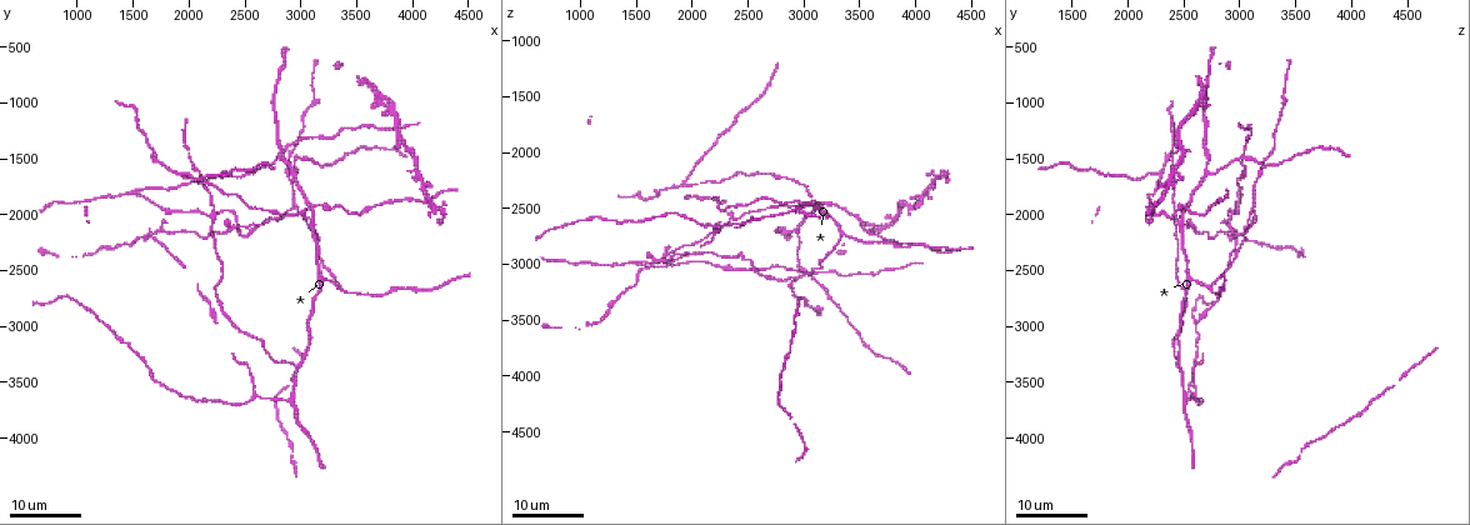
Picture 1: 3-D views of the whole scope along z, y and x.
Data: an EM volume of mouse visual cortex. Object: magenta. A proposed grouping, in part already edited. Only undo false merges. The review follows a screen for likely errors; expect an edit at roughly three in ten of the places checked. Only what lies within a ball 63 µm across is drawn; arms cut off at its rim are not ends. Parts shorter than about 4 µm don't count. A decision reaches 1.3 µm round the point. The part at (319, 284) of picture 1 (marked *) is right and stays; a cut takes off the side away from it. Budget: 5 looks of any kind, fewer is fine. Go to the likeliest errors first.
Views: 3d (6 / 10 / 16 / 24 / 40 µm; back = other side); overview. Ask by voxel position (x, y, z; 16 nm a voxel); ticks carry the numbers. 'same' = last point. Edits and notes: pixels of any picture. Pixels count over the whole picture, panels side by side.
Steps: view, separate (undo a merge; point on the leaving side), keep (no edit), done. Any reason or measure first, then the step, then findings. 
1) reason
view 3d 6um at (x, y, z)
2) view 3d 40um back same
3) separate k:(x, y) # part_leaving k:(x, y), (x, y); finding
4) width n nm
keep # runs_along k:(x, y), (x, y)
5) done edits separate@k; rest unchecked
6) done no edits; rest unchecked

three-way junction
view 3d 16um at (2920, 3660, 2520)

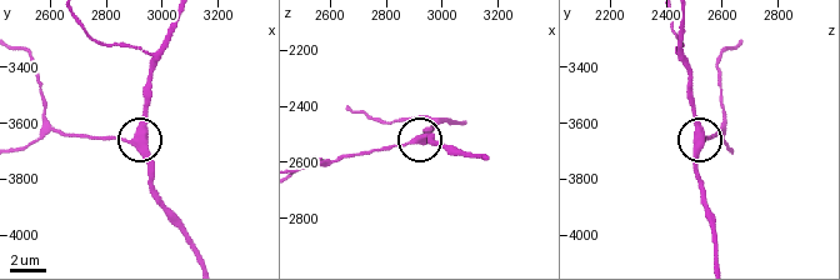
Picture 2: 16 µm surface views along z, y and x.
view 3d 6um at (2900, 3670, 2520)

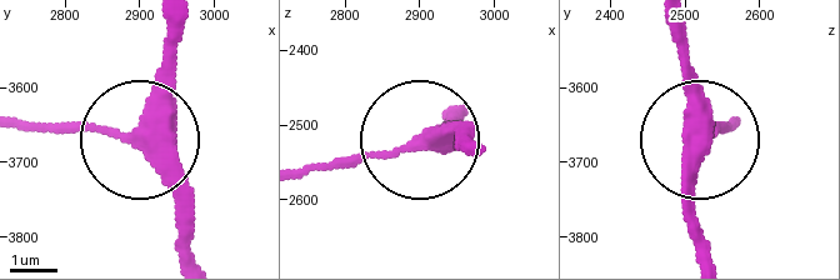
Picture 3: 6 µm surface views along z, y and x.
width 370 nm
keep # runs_along 3:(184, 24), (169, 108), (136, 140), (21, 133); all the same neuron

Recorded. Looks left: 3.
view 3d 16um at (2940, 3340, 2460)

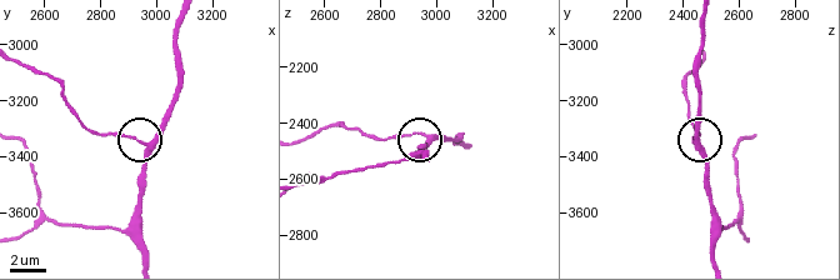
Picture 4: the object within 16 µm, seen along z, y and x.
zoom in
view 3d 6um at (2950, 3360, 2440)

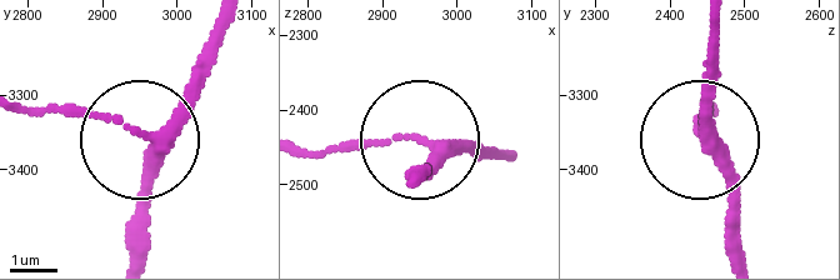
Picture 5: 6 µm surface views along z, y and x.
keep # runs_along 5:(219, 29), (195, 89), (146, 133), (88, 113), (20, 113); continuous, no second neuron

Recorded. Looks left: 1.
done no edits; rest unchecked

